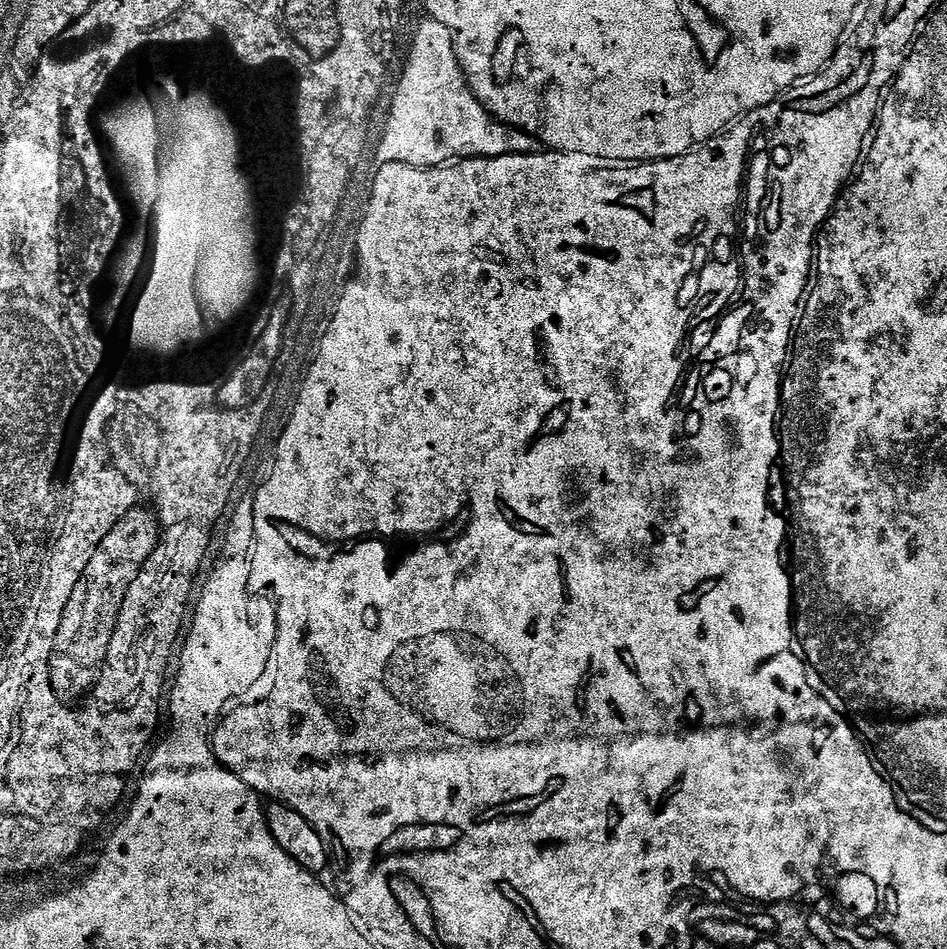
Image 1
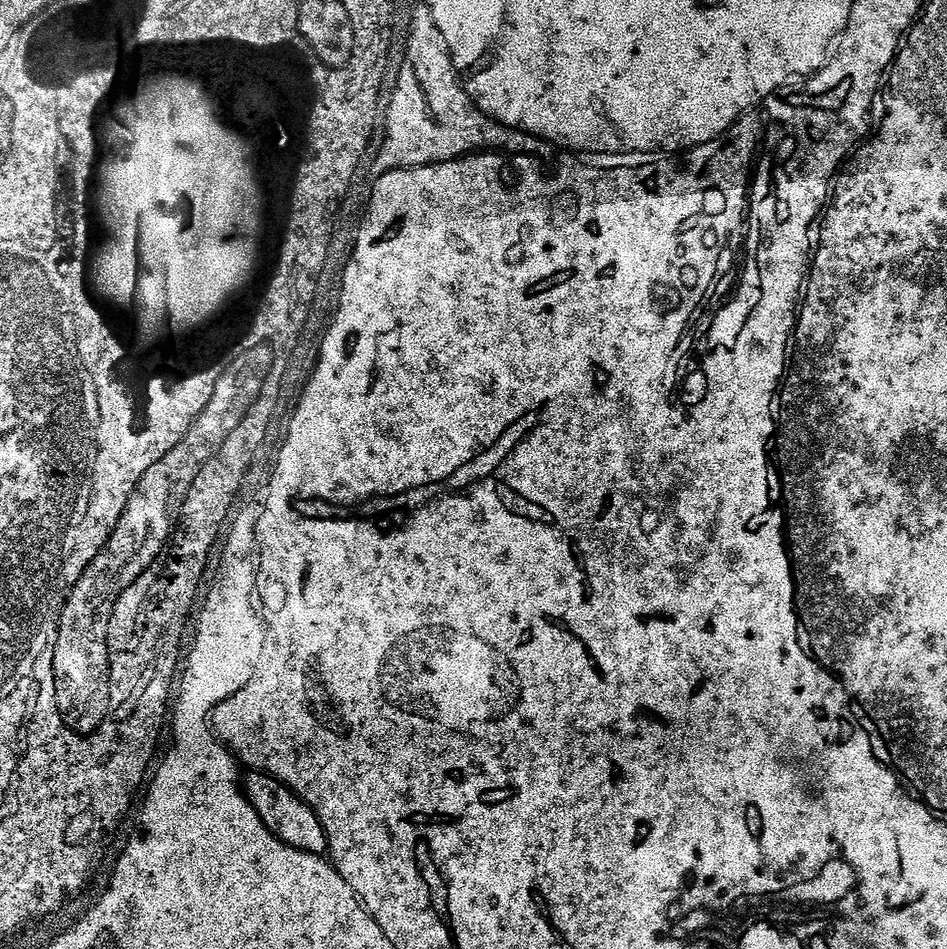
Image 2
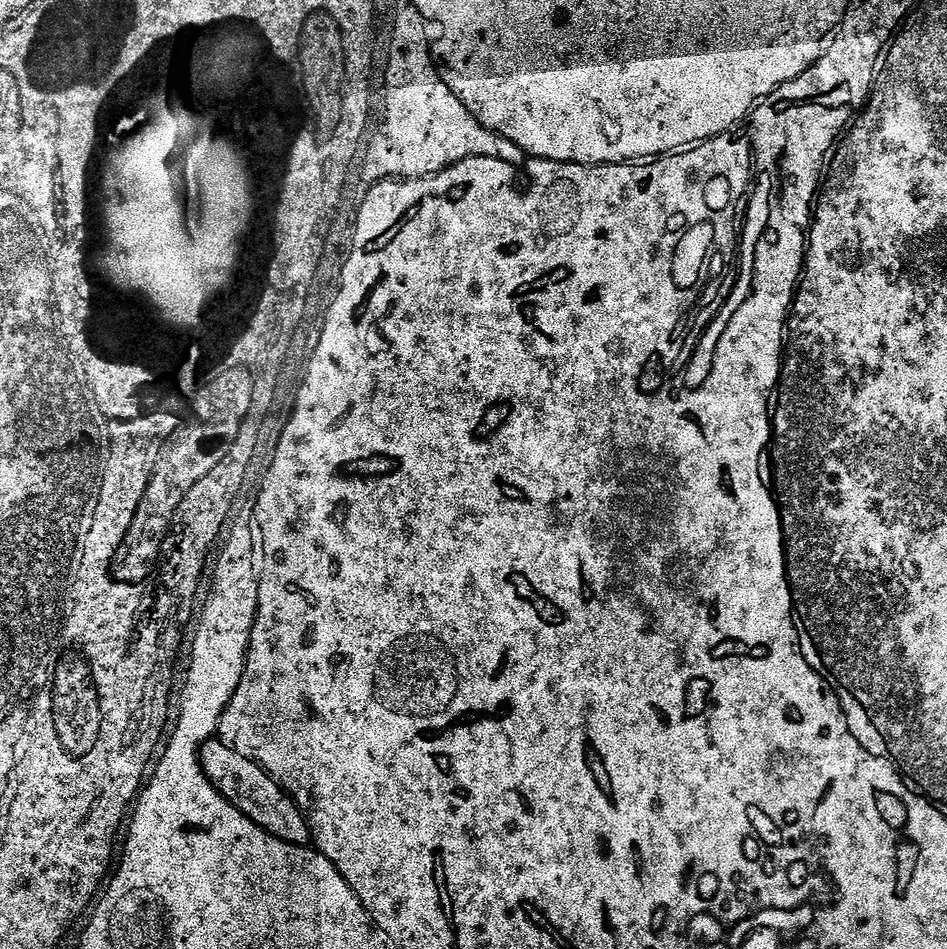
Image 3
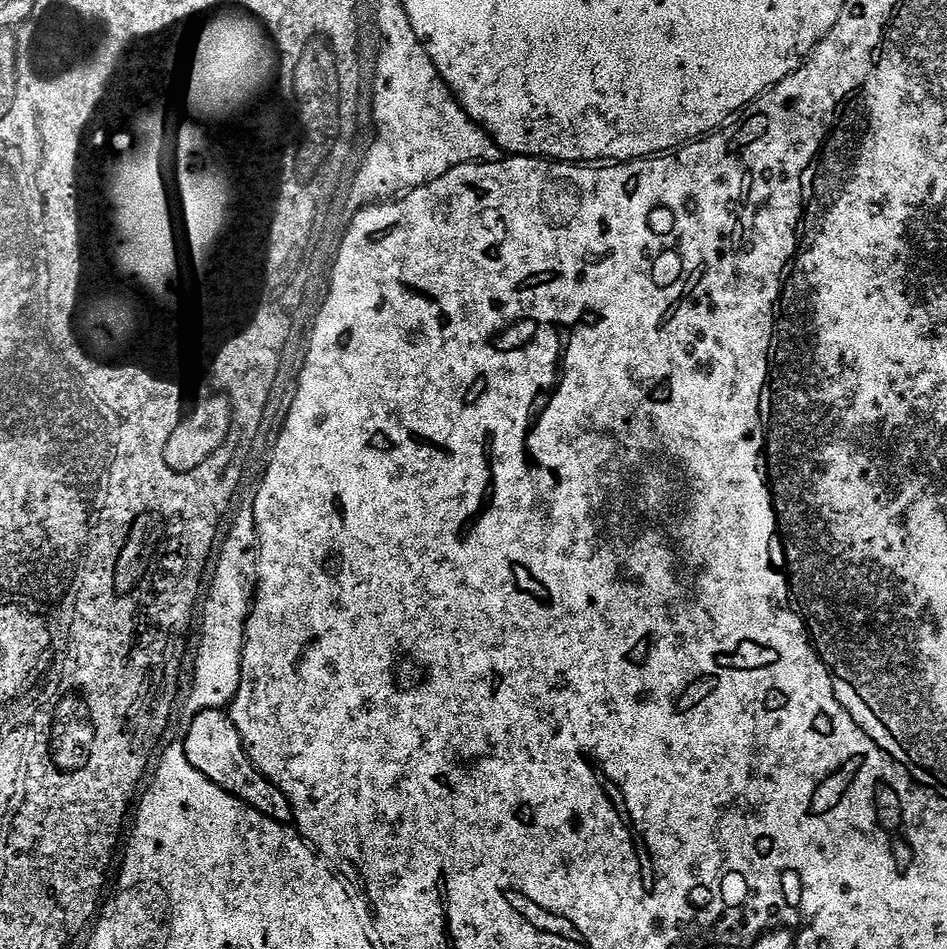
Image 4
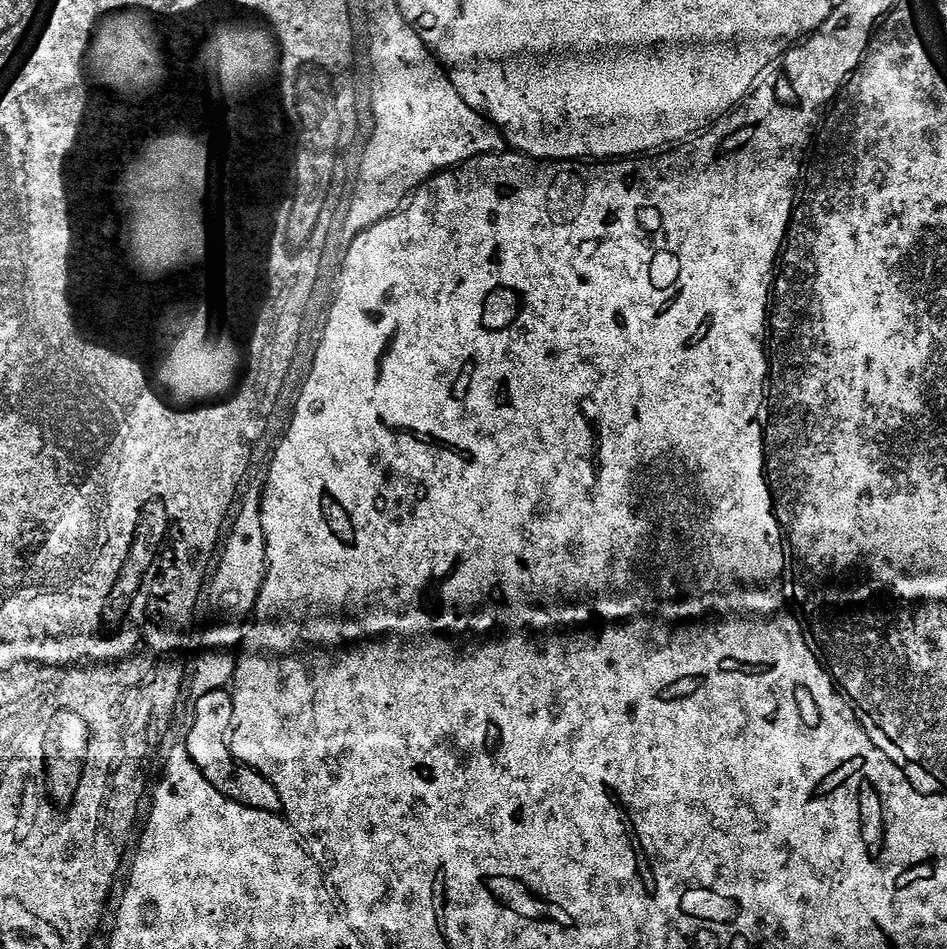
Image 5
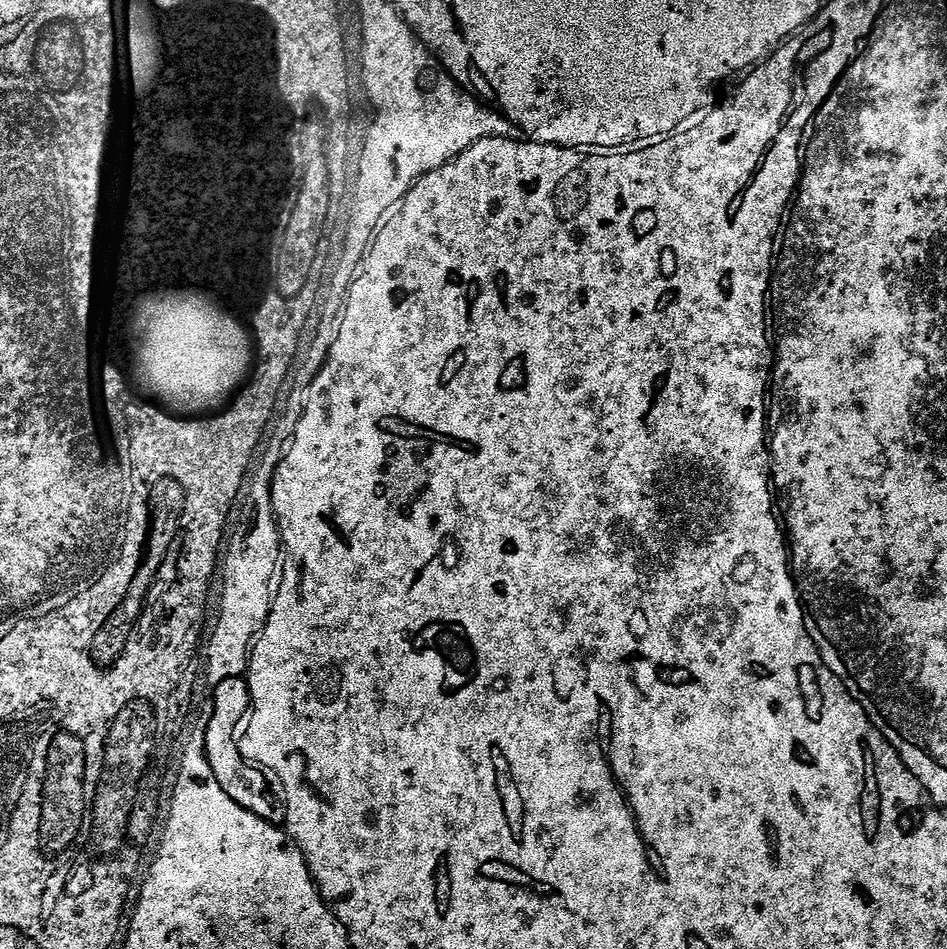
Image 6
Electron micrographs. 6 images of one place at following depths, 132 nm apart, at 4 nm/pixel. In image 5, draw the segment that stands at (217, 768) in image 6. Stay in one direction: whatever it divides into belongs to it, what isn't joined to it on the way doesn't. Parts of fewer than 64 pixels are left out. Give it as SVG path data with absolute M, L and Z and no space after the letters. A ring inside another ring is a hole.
M221 690L210 694L202 694L202 698L198 698L196 703L196 713L192 716L192 724L186 729L186 742L189 746L188 757L190 758L190 763L192 763L192 769L198 774L202 774L204 780L213 781L215 779L214 772L207 764L228 763L230 765L222 772L225 784L223 784L223 787L231 793L232 800L238 802L238 806L246 806L247 808L273 814L283 813L282 798L278 798L278 790L274 790L272 783L261 772L255 772L250 766L237 762L232 753L231 743L227 742L231 727L231 691ZM216 742L220 743L220 745L216 745ZM204 746L205 748L202 748Z

